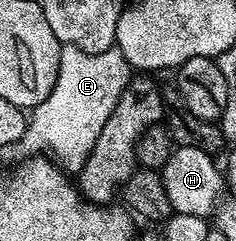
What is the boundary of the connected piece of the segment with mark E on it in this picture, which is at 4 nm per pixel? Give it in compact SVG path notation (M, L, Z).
M61 45L58 80L54 84L50 96L46 96L46 100L42 100L42 104L31 107L28 130L23 136L24 146L20 146L20 150L28 150L33 156L39 152L47 152L55 159L61 170L72 176L79 175L94 148L94 140L98 140L98 136L102 132L102 124L106 124L106 120L110 120L110 112L114 112L118 100L128 89L129 81L130 67L126 56L122 56L120 50L113 48L106 52L91 54L84 52L82 48Z

